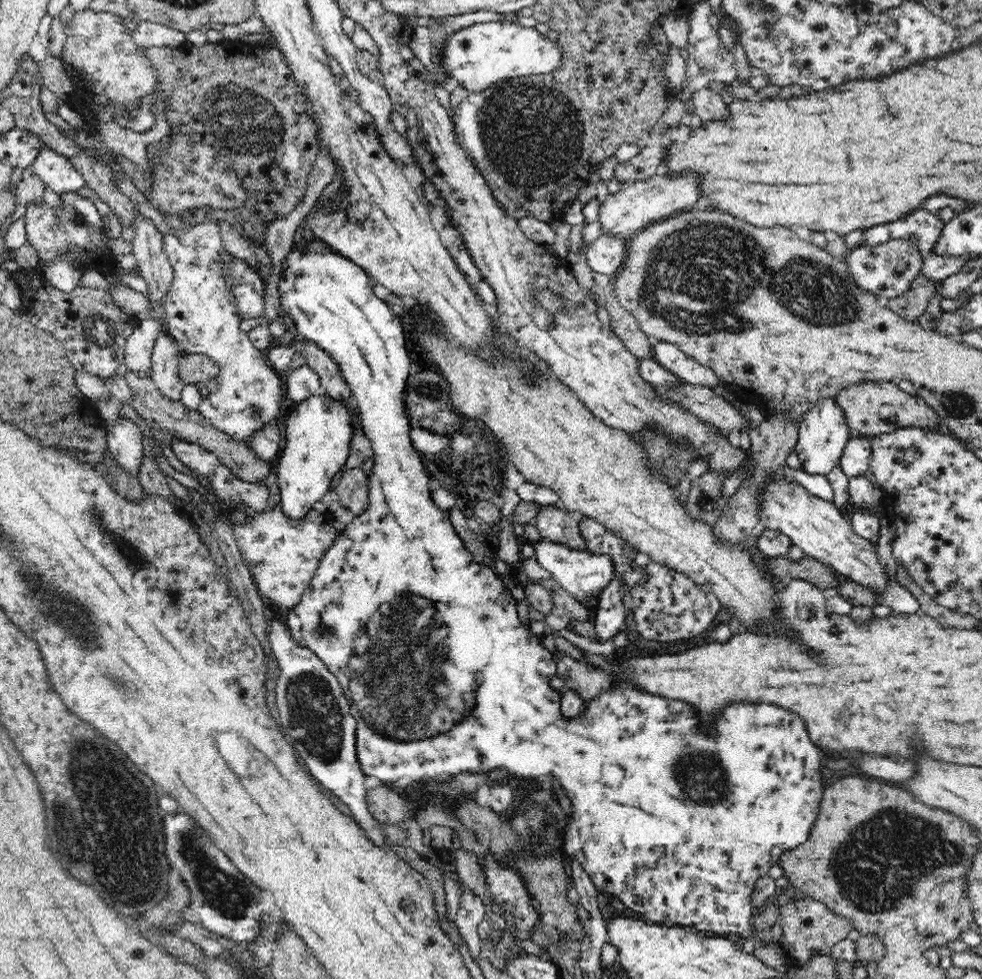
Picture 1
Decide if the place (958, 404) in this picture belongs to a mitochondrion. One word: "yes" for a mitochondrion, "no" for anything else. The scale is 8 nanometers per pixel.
yes

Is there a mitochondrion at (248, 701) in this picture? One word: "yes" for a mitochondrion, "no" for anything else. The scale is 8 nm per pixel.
no

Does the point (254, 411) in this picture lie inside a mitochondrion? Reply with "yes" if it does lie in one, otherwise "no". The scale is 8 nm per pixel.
yes

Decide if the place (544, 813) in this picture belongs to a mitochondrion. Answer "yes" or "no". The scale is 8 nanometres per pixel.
yes

